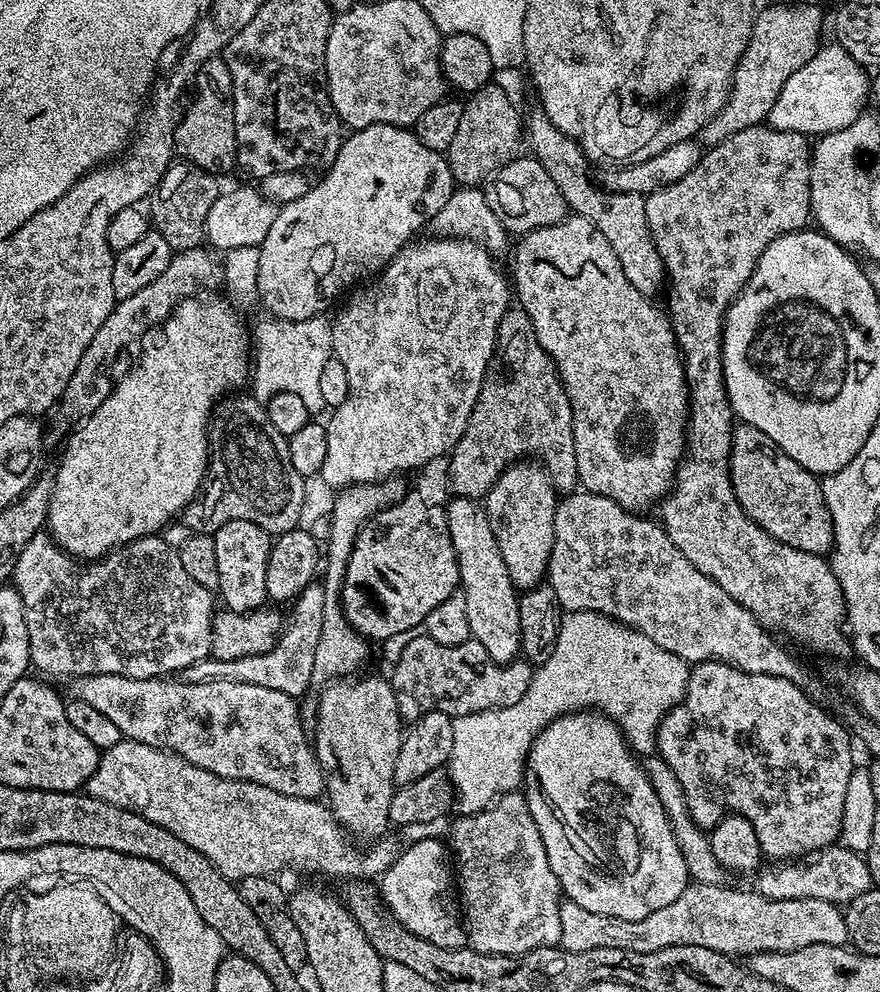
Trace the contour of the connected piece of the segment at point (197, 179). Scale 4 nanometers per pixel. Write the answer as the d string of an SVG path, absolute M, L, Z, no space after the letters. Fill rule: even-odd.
M180 158L168 167L158 182L150 197L150 224L166 242L170 242L173 253L199 248L205 243L206 214L210 214L210 206L214 206L222 191L222 185L216 180L219 179L213 173Z

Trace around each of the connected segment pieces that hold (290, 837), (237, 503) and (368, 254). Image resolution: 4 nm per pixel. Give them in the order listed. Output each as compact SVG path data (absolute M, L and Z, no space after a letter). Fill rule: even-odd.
M123 738L114 746L101 751L98 770L94 770L89 778L86 792L94 798L102 798L102 802L110 802L119 808L130 808L142 814L142 818L170 830L174 838L182 838L186 846L194 846L198 854L210 858L214 867L233 882L242 881L246 877L274 876L284 867L300 872L319 871L341 880L372 880L382 876L400 853L400 846L390 836L371 841L366 847L355 844L323 801L279 794L268 786L249 780L222 778L218 774L210 774L210 770L202 770L186 762L186 758L175 756L164 748L146 746L142 742Z
M229 394L216 402L215 408L212 410L212 419L208 422L208 471L204 477L203 484L200 485L200 491L196 497L189 502L182 513L182 522L193 534L201 536L212 536L219 528L226 526L226 522L234 522L235 520L245 520L246 522L254 522L258 526L262 526L262 530L266 530L269 534L279 534L288 532L292 528L297 527L301 523L300 515L304 512L304 484L305 477L298 474L298 470L294 470L294 466L290 463L290 450L288 449L288 437L278 434L278 430L274 430L274 426L270 426L270 418L266 411L265 405L257 400L251 394Z
M375 124L353 131L351 135L349 140L347 137L341 143L334 162L327 165L325 176L318 182L316 180L302 198L277 211L266 238L260 244L256 295L259 303L264 303L272 311L269 313L273 317L305 320L321 315L324 307L343 288L351 289L357 282L375 277L402 248L407 248L417 235L415 232L432 221L454 191L447 159L430 150L430 146L417 138L415 131L398 124Z

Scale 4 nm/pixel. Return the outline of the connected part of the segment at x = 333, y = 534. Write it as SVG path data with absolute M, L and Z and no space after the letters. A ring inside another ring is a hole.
M389 478L371 484L352 484L335 493L336 501L332 504L332 525L328 528L329 544L326 544L326 559L322 564L326 610L322 610L322 638L318 638L318 650L314 650L313 685L327 686L333 680L351 677L359 673L363 669L360 667L368 660L369 641L344 618L344 607L340 605L340 587L344 584L348 559L360 529L383 508L389 508L391 504L397 504L399 500L404 499L406 489L400 480L403 479Z

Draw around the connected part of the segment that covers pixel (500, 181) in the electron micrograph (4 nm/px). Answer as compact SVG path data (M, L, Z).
M528 154L502 165L487 181L483 194L490 202L490 210L498 214L502 226L512 234L533 232L542 226L554 226L562 222L570 212L566 198L562 198L558 185L550 178L550 174L546 174L542 162Z

